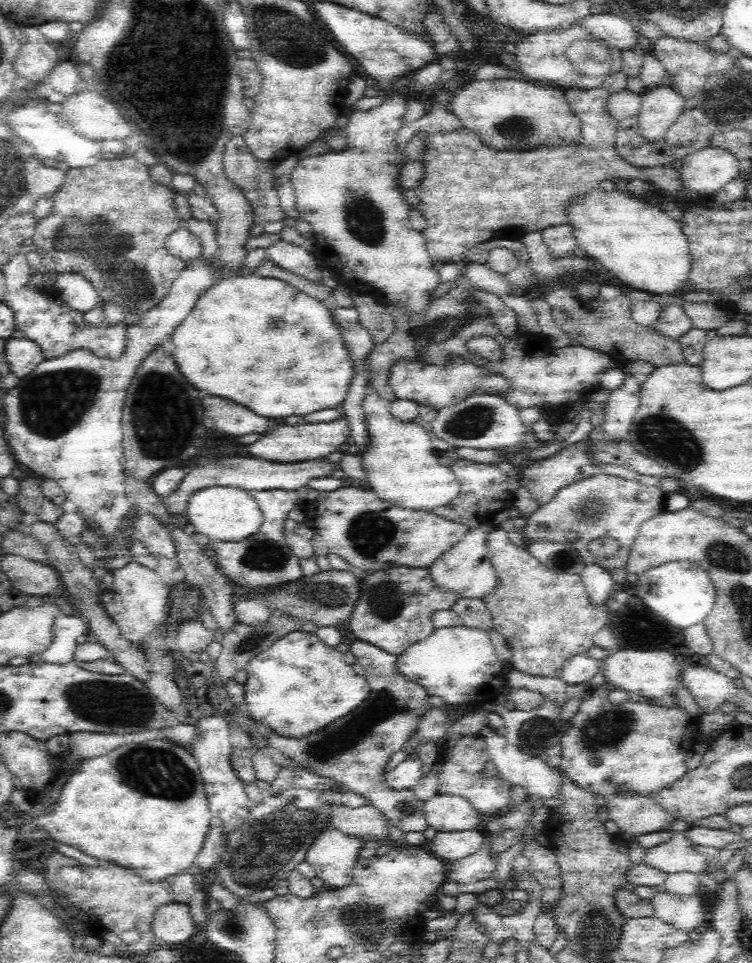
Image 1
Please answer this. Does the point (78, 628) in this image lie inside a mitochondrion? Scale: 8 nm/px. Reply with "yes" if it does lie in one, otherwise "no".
no

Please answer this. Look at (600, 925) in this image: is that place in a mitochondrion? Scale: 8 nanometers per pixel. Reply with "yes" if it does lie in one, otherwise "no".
yes

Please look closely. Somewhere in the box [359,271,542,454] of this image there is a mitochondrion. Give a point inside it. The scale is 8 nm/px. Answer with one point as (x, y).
(471, 422)

